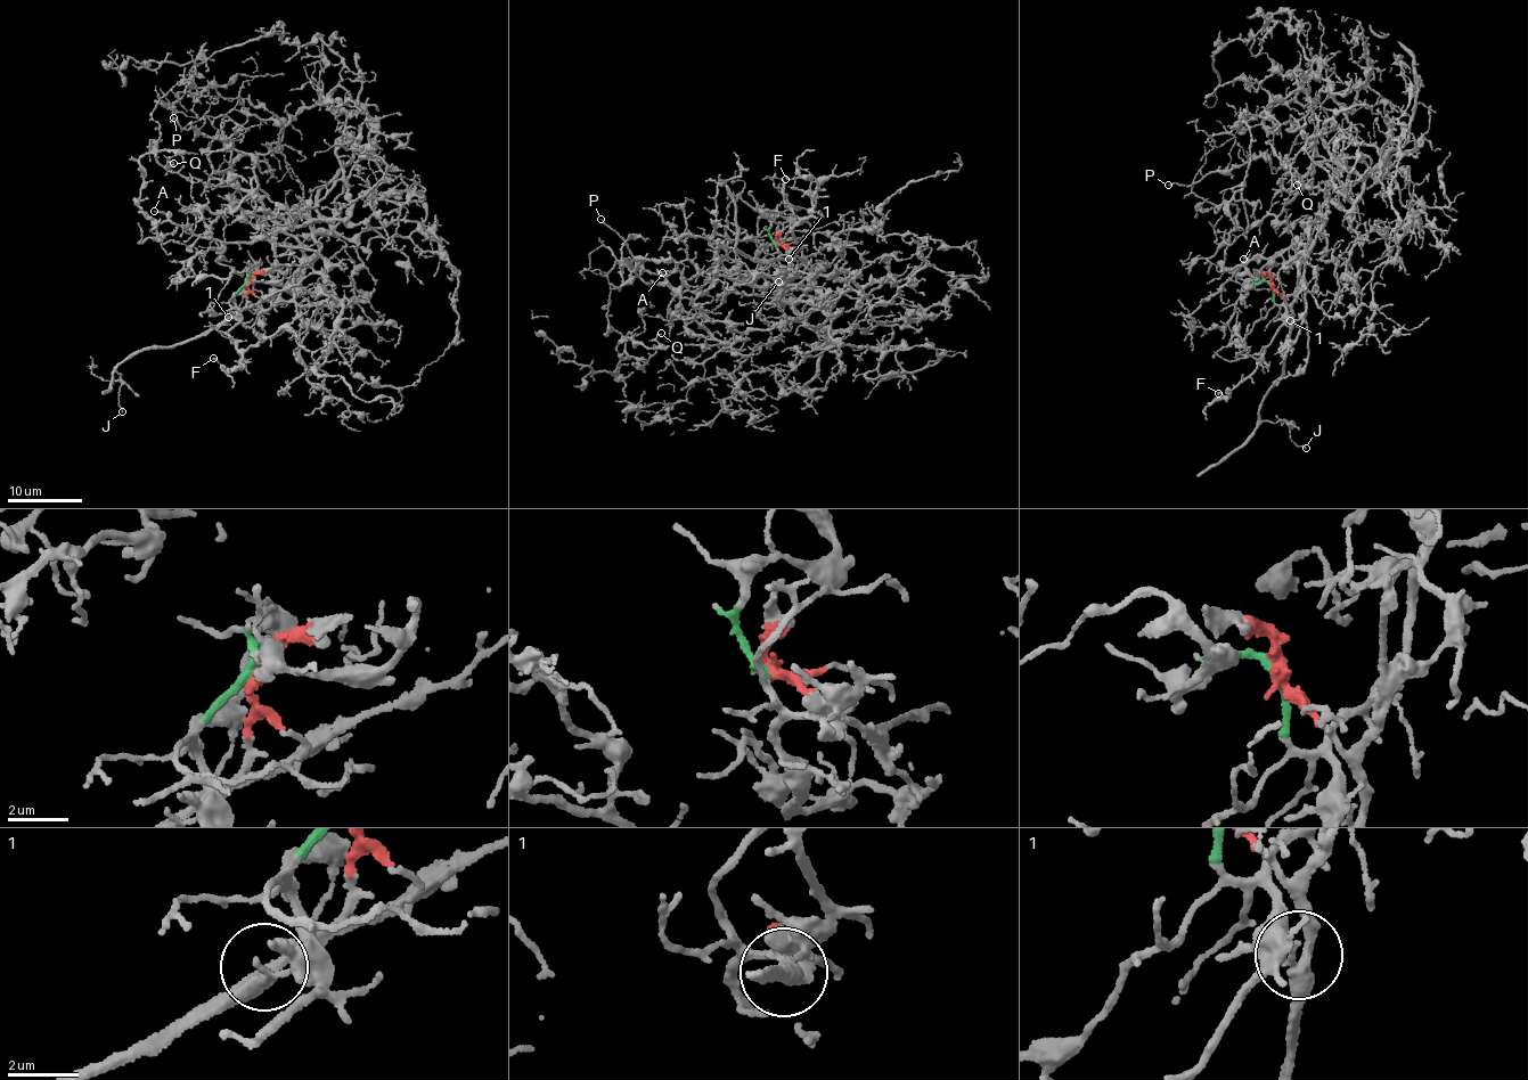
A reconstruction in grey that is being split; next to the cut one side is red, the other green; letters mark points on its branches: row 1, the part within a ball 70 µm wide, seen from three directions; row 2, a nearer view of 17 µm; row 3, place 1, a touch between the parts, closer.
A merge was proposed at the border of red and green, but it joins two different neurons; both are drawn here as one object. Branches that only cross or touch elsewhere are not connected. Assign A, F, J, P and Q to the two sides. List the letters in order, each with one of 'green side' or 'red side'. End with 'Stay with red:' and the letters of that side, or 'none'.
A: green side
F: green side
J: red side
P: green side
Q: green side
Stay with red: J

